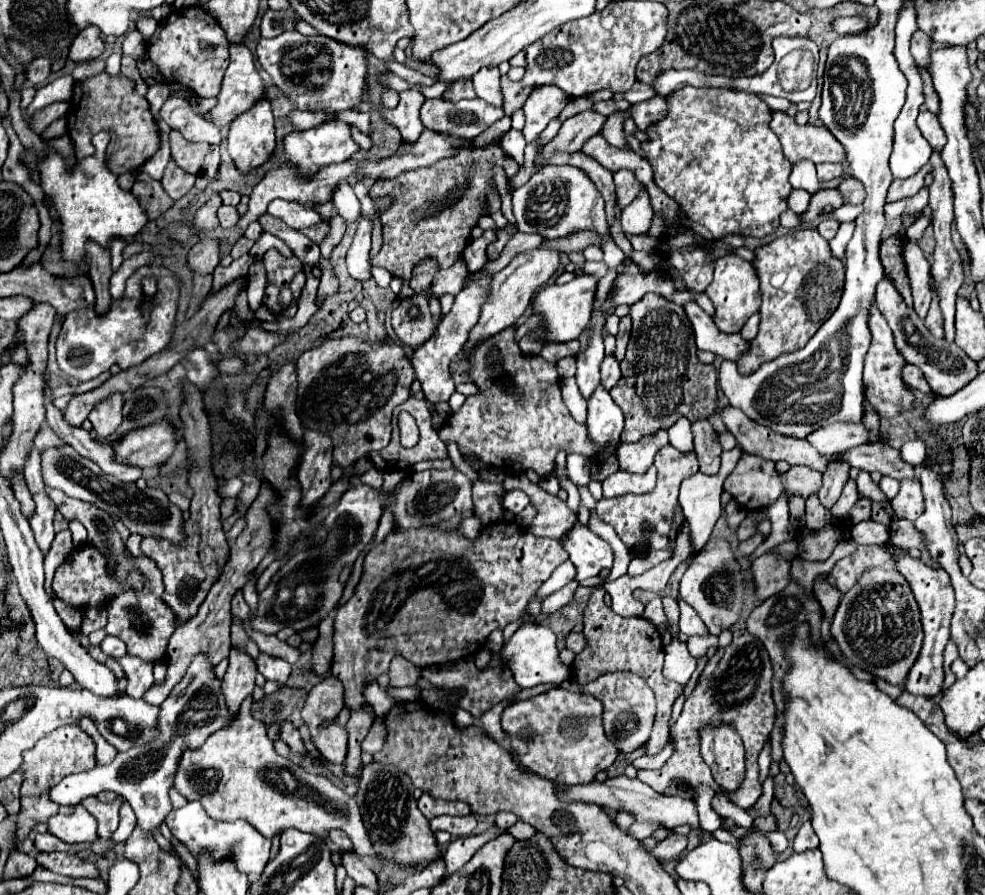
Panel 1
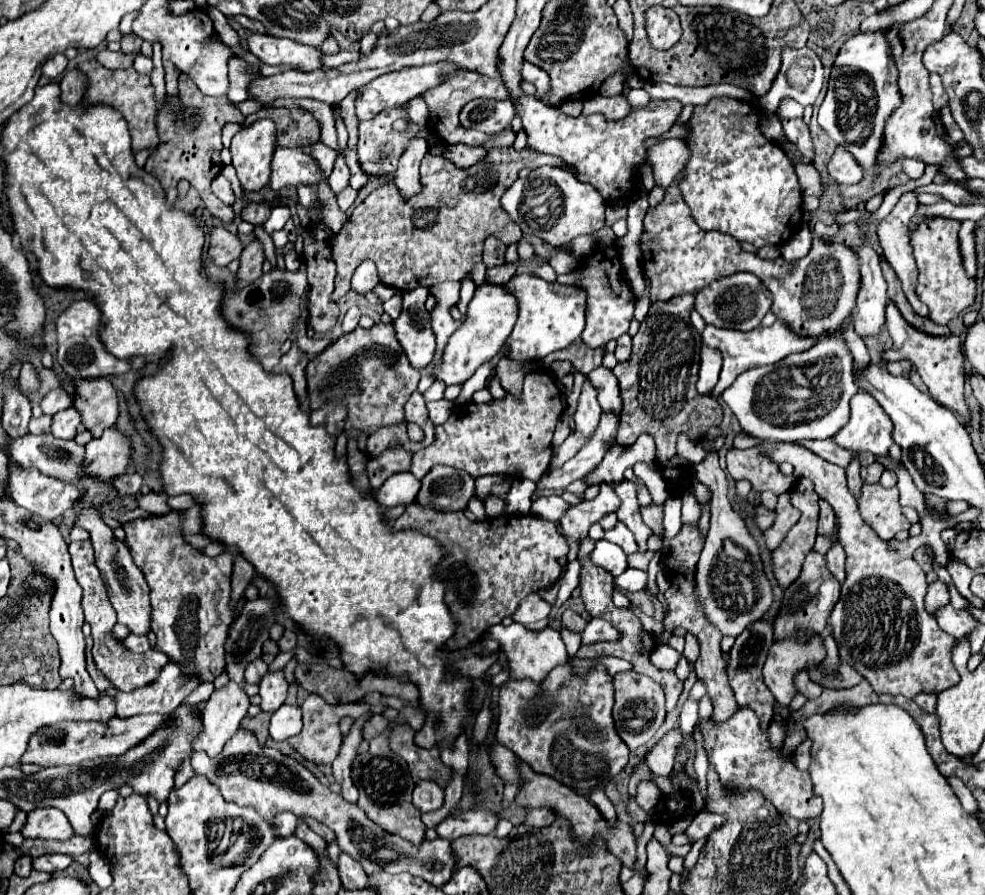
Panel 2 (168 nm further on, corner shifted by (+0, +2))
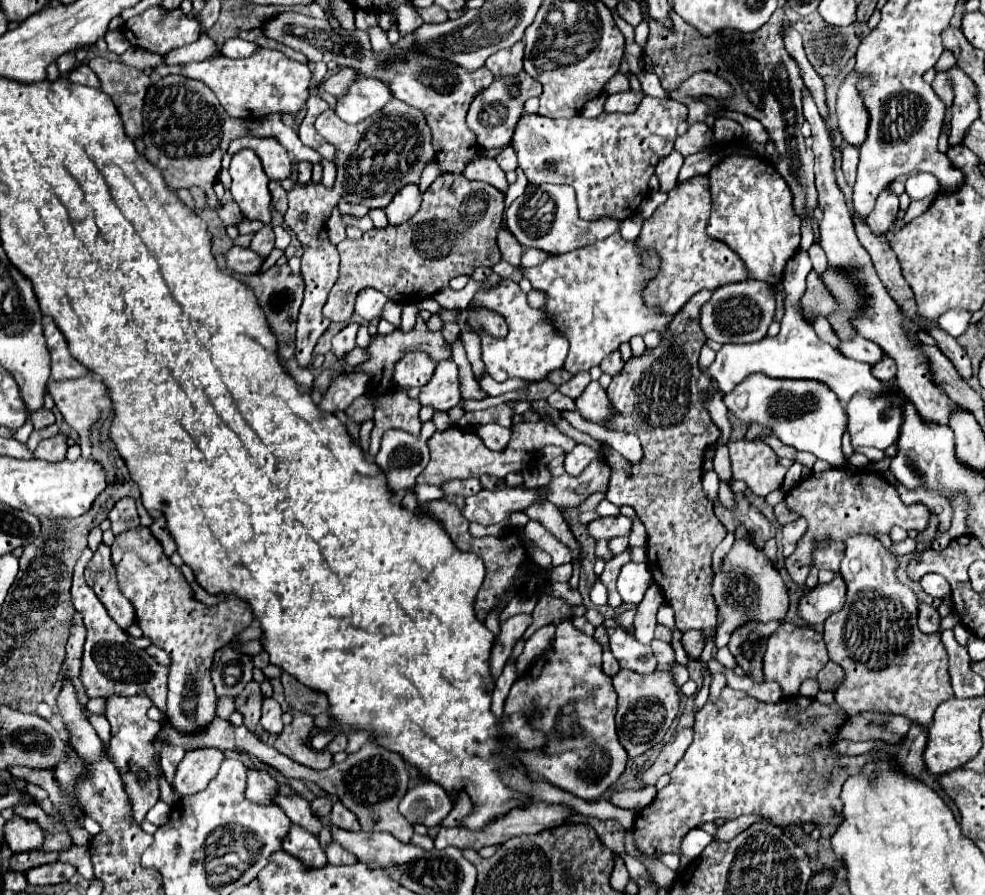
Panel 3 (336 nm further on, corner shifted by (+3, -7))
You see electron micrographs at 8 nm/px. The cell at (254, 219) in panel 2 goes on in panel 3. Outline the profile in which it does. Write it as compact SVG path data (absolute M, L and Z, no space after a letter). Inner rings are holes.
M234 201L224 203L224 205L218 209L218 215L220 215L220 219L222 219L222 223L224 223L226 227L228 227L228 225L236 225L238 221L244 219L240 207L238 207Z

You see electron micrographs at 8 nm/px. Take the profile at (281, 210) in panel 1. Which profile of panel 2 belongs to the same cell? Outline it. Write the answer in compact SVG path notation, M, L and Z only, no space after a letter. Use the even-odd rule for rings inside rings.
M275 206L273 212L271 212L271 216L269 216L269 220L265 222L265 230L269 234L273 234L275 230L283 230L283 226L285 226L285 222L287 222L289 216L291 214L289 214L287 206Z

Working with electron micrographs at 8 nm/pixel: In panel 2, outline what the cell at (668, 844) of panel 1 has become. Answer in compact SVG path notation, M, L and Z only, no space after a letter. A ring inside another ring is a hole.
M703 810L703 812L699 812L699 814L693 818L691 826L687 828L687 834L689 834L689 838L693 838L693 840L707 838L713 830L717 830L717 826L723 826L723 822L725 822L725 818L721 818L721 814L713 814L713 812L709 812L709 810Z

